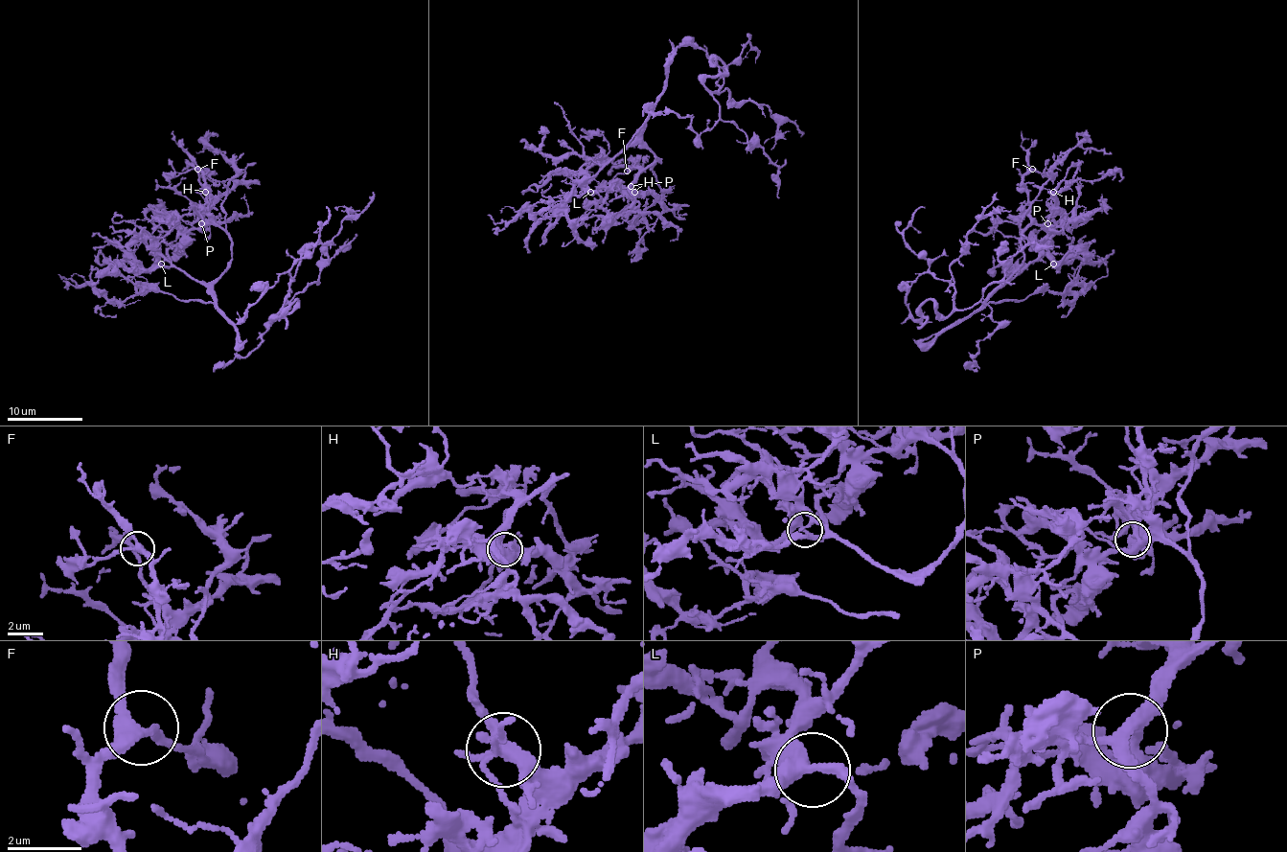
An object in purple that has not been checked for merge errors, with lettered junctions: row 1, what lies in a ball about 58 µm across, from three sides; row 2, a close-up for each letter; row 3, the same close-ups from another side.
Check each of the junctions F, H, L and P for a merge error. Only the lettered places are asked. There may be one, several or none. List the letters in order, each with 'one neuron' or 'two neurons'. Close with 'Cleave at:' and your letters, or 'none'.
F: one neuron
H: one neuron
L: one neuron
P: one neuron
Cleave at: none

